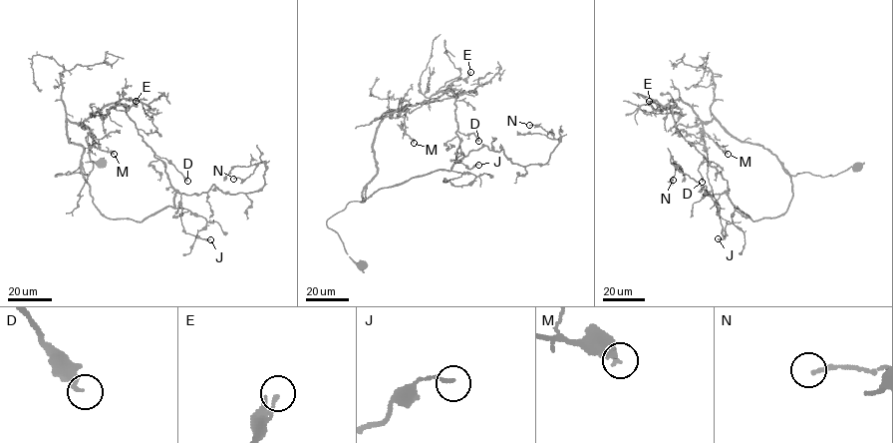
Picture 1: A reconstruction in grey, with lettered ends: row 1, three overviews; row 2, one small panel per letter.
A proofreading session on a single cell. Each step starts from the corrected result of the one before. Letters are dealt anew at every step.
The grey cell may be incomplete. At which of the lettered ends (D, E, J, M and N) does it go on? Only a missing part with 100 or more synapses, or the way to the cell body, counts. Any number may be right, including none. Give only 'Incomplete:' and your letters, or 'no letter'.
Incomplete: no letter

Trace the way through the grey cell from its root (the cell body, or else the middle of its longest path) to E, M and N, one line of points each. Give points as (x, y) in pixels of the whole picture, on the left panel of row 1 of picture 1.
E: (101, 164), (55, 176), (81, 166), (108, 219), (174, 208), (164, 164), (110, 109), (136, 101)
M: (101, 164), (55, 177), (88, 175), (67, 120), (114, 154)
N: (101, 164), (55, 176), (81, 166), (111, 219), (142, 221), (213, 184), (258, 191), (265, 165), (233, 179)

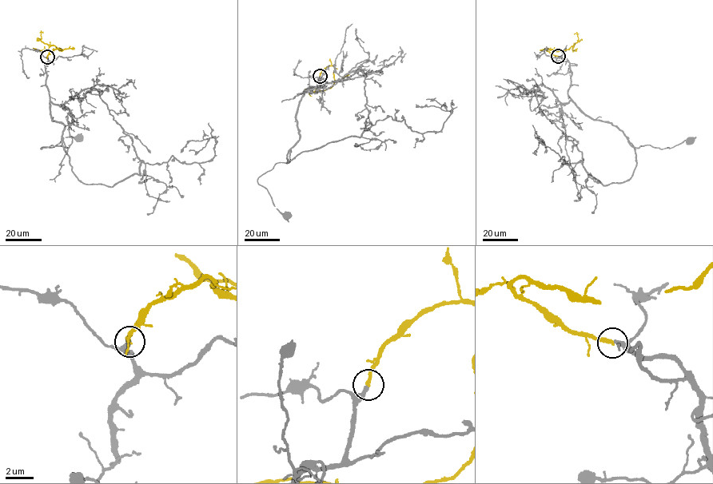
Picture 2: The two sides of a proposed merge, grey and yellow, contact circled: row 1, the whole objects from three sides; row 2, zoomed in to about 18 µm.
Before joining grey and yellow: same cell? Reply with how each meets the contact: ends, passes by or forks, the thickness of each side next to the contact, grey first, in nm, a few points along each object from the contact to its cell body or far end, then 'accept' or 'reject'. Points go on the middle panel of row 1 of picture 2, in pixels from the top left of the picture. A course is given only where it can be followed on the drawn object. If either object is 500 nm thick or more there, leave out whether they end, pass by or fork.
grey ends there; yellow ends there; 280 nm thick on the grey side, 280 nm on the other; grey runs (320, 77), (300, 103), (299, 138), (290, 160), (277, 162), (258, 178), (276, 208), (287, 215); yellow runs (320, 76), (328, 66), (334, 67), (334, 83), (324, 90), (312, 92), (318, 89); accept

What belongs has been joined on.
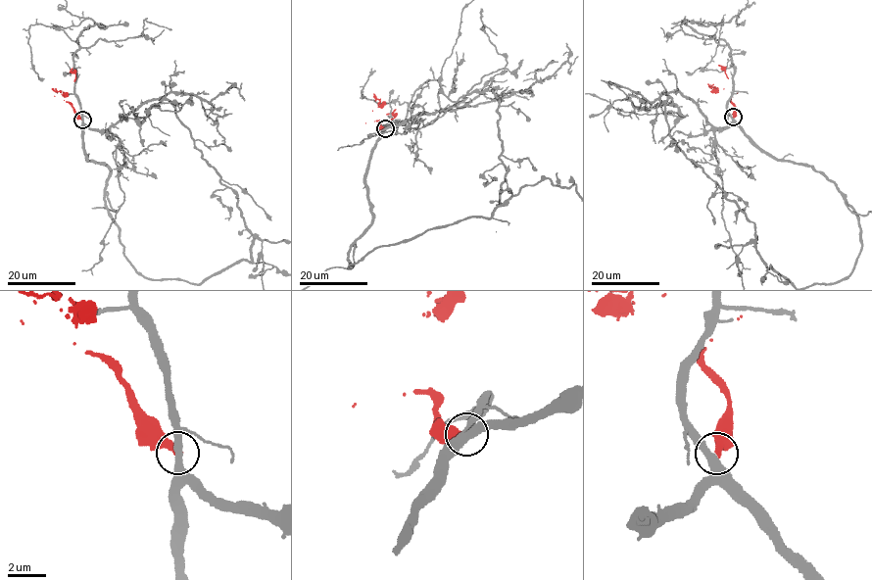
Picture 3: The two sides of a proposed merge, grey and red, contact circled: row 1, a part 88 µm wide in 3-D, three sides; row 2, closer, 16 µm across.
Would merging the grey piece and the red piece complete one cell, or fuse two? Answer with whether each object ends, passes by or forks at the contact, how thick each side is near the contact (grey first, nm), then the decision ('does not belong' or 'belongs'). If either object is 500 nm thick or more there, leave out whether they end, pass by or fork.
grey passes by | red ends | 360/360 nm | does not belong

